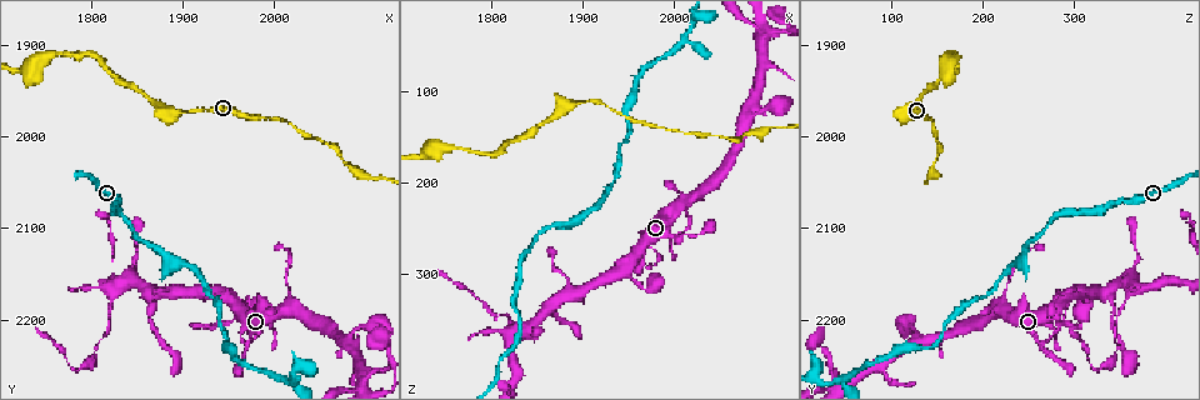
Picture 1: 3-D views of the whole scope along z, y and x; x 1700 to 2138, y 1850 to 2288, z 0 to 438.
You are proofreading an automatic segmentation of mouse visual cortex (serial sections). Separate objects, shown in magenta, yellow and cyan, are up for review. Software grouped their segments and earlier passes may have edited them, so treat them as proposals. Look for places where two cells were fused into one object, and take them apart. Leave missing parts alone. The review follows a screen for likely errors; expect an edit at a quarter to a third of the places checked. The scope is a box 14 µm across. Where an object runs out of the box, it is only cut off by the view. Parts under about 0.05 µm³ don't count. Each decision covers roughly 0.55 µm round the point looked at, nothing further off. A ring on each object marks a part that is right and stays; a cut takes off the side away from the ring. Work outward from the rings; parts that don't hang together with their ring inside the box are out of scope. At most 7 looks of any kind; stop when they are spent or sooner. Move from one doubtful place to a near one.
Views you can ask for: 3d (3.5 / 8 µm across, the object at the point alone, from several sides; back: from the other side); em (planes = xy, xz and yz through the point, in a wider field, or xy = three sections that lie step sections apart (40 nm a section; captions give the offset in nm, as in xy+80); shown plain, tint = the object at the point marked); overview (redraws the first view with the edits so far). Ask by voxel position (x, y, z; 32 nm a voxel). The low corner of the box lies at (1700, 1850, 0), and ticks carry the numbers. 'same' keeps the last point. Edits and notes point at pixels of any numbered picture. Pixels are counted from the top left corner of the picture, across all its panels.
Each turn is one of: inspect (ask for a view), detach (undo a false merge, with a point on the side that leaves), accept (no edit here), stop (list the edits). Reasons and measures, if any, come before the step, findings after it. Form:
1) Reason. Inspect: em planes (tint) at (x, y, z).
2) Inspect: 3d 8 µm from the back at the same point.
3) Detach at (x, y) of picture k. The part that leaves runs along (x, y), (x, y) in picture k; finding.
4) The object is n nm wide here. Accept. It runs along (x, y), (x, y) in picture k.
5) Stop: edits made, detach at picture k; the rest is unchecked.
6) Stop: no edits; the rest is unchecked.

A fork. Inspect: 3d 3.5 µm at (2015, 2190, 220).

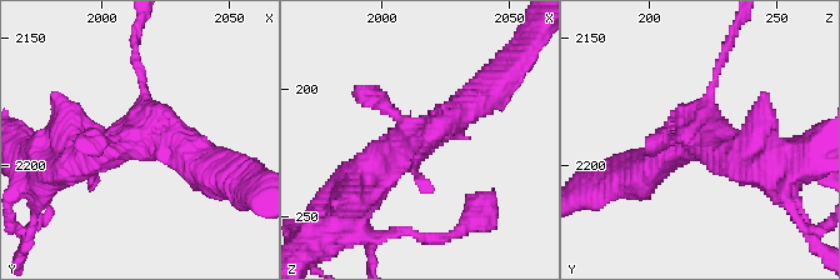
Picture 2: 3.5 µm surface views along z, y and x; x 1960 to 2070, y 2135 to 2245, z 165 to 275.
Inspect: em xy step 2 (tint) at (2012, 2190, 223).

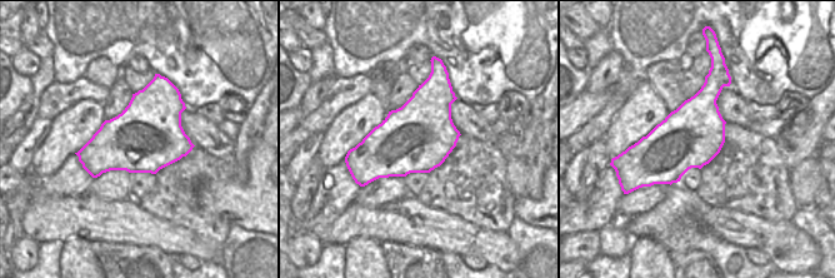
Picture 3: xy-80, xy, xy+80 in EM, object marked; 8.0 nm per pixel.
Inspect: em xy step 3 (tint) at the same point.

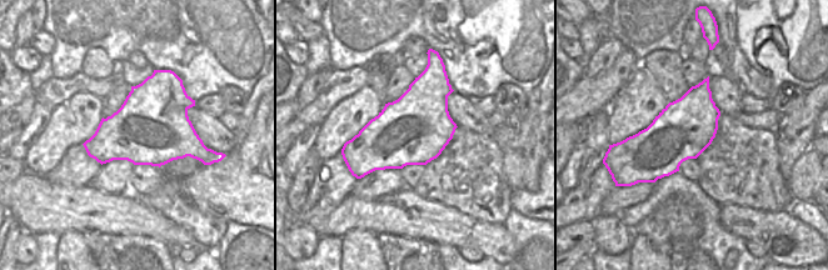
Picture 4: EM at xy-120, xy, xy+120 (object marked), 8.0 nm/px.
Accept. It runs along (353, 195), (390, 154), (475, 100) in picture 2; one cell here.

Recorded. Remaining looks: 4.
Side arm on a straight run. Inspect: 3d 8 µm at (2010, 2265, 50).

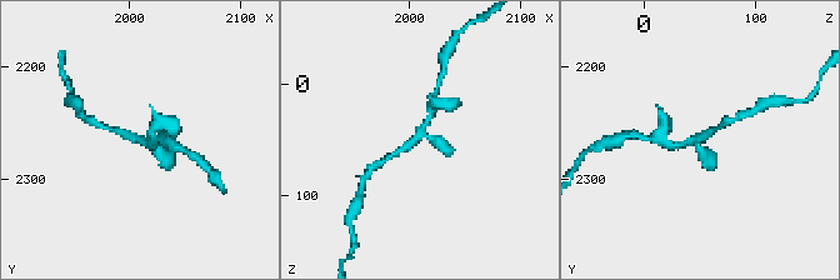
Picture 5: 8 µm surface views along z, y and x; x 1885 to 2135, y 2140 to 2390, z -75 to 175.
Inspect: 3d 3.5 µm from the back at (2010, 2262, 44).

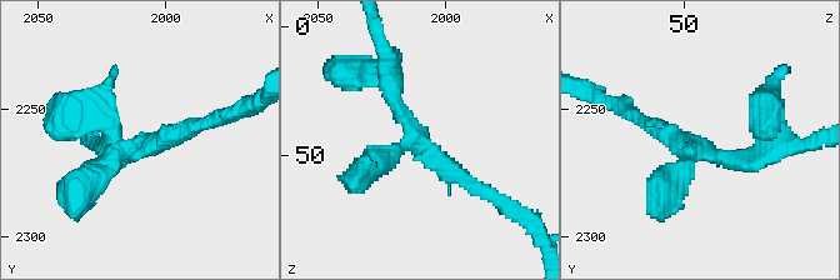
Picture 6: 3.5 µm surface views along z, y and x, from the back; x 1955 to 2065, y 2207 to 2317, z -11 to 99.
3 arms meet here; the arms are 200, 200, 350 nm wide; need the tissue. Inspect: em xy step 5 (tint) at (2009, 2264, 45).

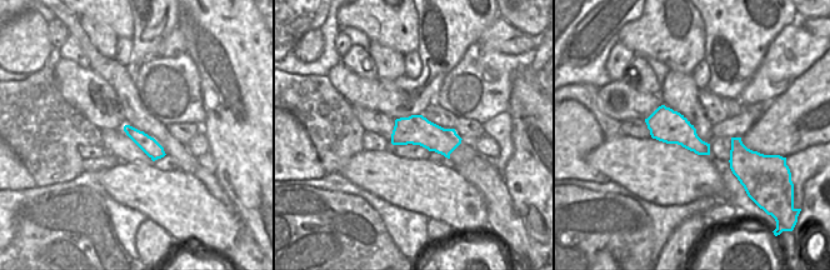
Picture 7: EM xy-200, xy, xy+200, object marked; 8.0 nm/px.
Accept. It runs along (485, 191), (420, 144), (394, 76) in picture 6; one cell here.

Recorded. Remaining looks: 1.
Stop: no edits; the rest is unchecked.

